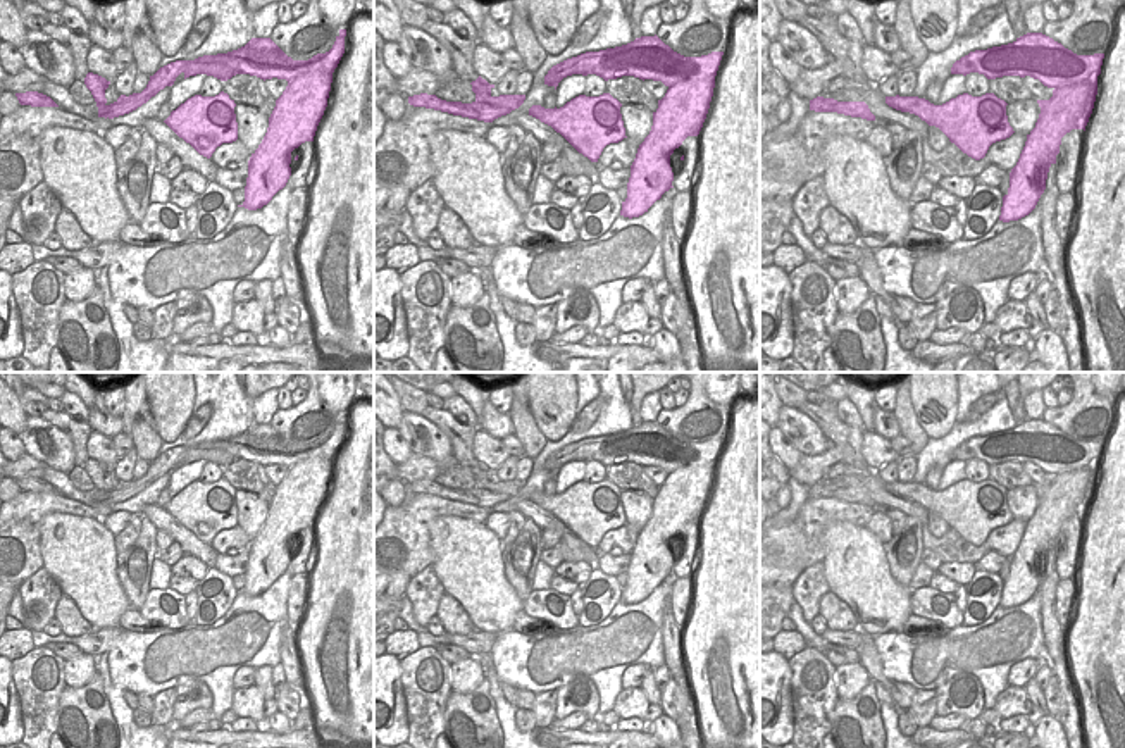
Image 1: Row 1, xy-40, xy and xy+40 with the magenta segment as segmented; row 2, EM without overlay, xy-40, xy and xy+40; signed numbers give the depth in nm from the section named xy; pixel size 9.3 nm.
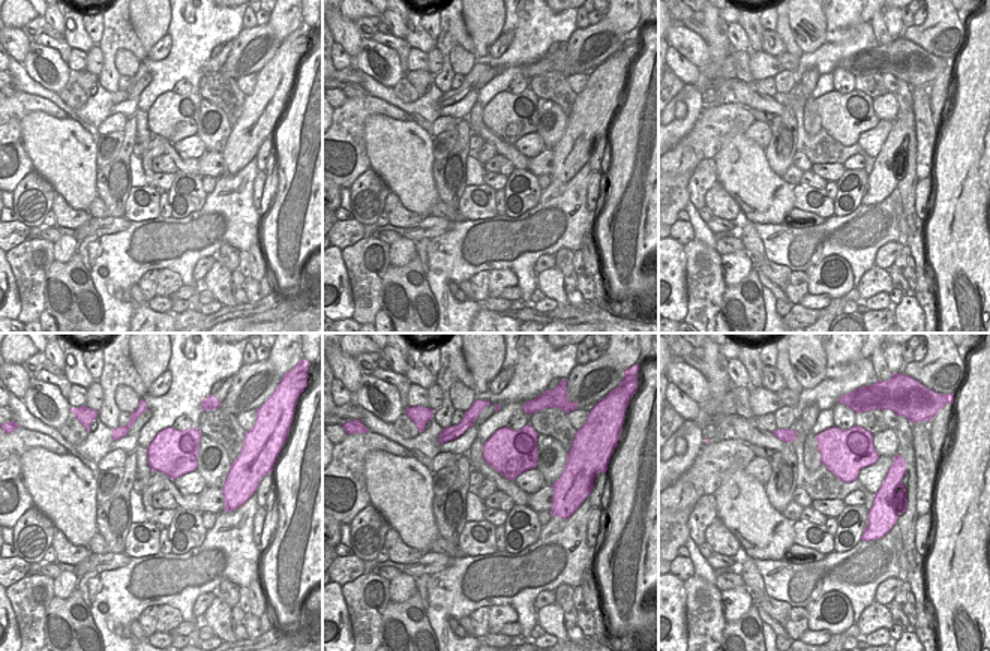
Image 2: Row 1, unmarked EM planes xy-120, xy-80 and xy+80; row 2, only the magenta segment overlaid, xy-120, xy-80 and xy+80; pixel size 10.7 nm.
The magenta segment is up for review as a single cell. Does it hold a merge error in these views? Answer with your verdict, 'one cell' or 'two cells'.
two cells

